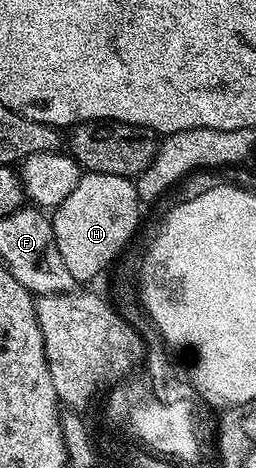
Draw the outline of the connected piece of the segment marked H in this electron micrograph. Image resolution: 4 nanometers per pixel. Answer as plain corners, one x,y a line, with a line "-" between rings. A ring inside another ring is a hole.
82,173
79,184
75,184
75,192
71,192
71,196
67,196
67,200
63,200
63,204
55,207
51,214
59,256
63,256
63,264
67,264
71,276
75,276
78,283
85,284
99,277
121,258
137,230
141,209
143,203
137,197
134,179

